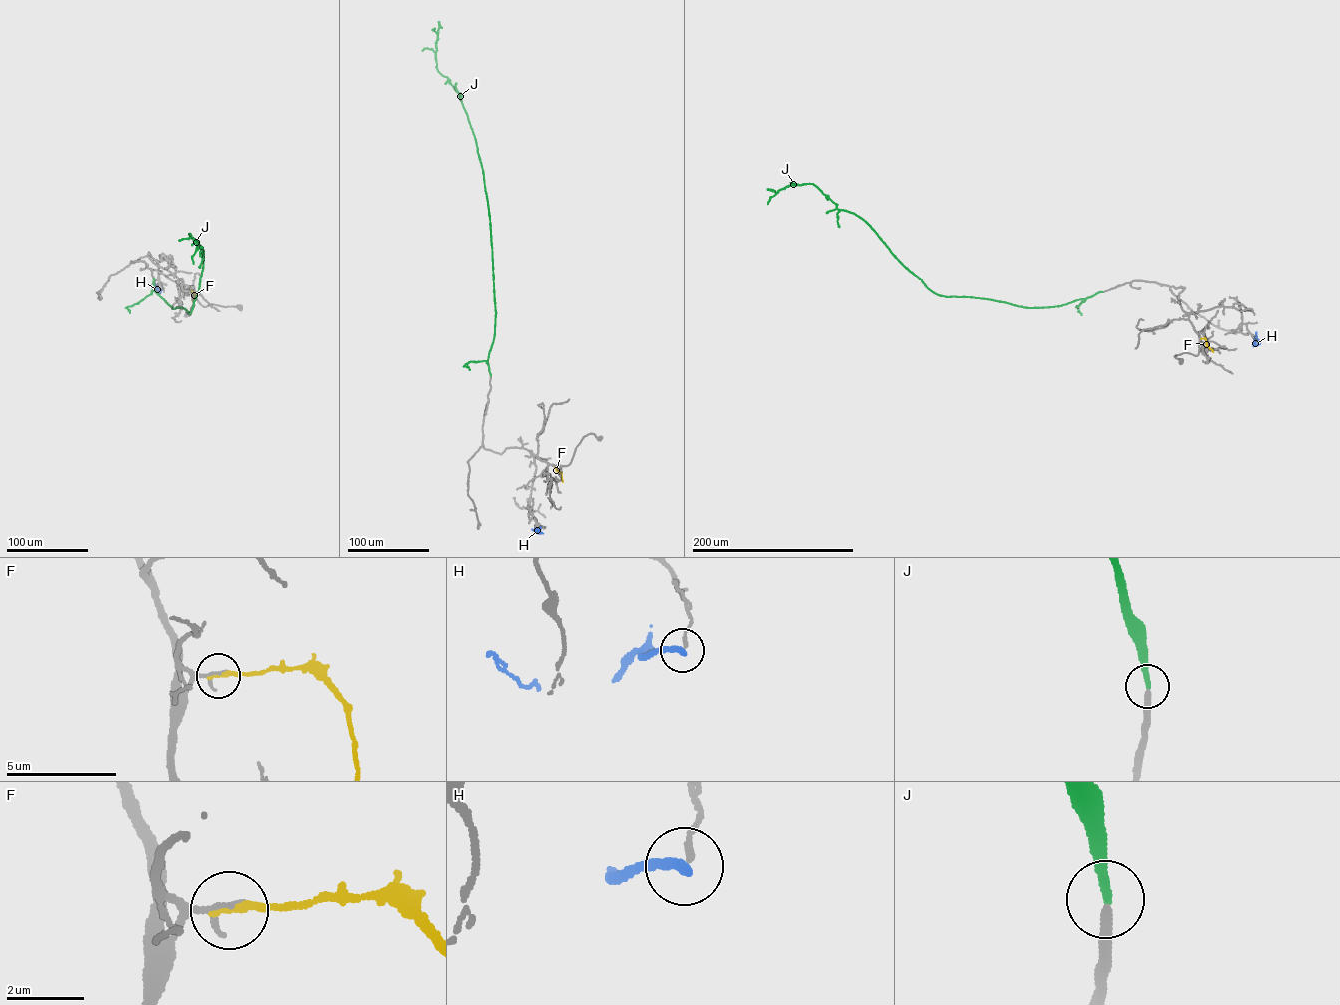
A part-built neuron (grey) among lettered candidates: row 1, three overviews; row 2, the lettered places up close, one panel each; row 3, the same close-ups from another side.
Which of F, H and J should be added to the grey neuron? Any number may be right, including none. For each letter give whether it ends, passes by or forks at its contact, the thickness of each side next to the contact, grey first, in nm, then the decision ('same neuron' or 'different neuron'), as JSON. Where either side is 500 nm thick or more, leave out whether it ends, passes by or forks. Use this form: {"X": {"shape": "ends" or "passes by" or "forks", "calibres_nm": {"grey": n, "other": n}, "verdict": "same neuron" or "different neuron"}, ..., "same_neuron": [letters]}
{"F": {"shape": "ends", "calibres_nm": {"grey": 180, "other": 200}, "verdict": "different neuron"}, "H": {"shape": "ends", "calibres_nm": {"grey": 140, "other": 320}, "verdict": "different neuron"}, "J": {"shape": "ends", "calibres_nm": {"grey": 280, "other": 280}, "verdict": "same neuron"}, "same_neuron": ["J"]}

